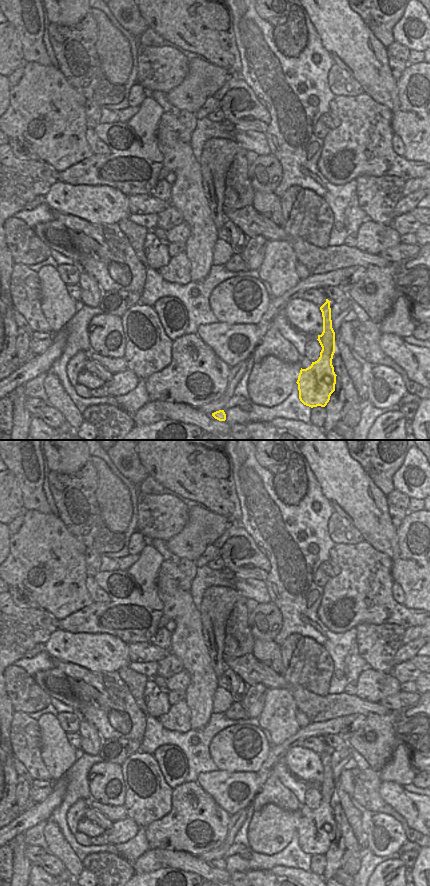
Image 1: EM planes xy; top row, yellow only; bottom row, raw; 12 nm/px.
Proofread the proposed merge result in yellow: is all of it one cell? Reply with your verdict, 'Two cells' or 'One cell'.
One cell.

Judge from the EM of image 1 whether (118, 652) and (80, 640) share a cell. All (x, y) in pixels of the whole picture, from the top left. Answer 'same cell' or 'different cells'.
same cell

